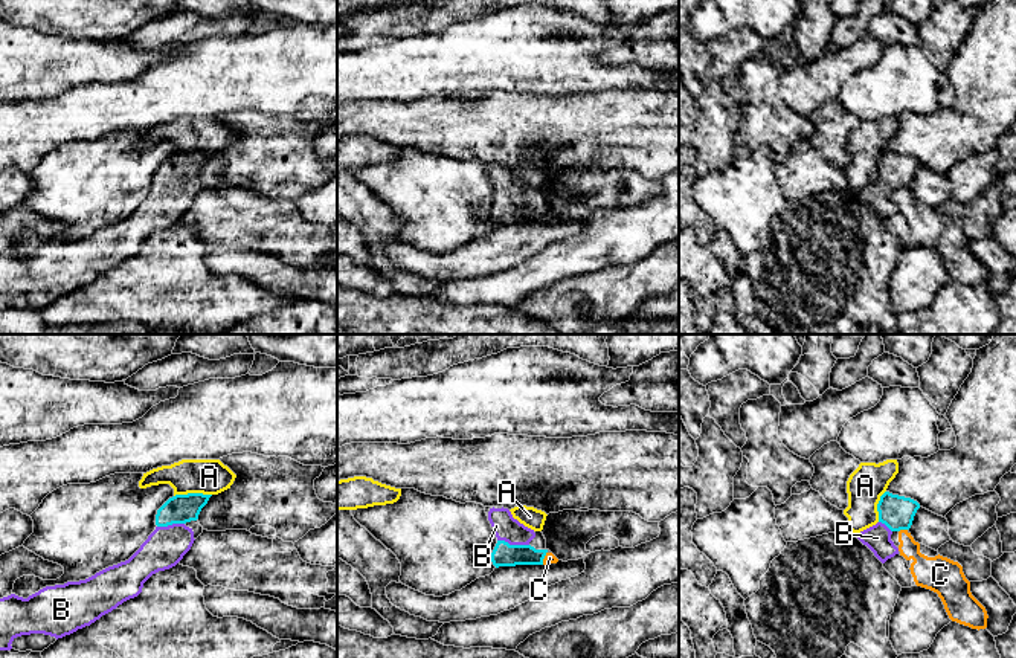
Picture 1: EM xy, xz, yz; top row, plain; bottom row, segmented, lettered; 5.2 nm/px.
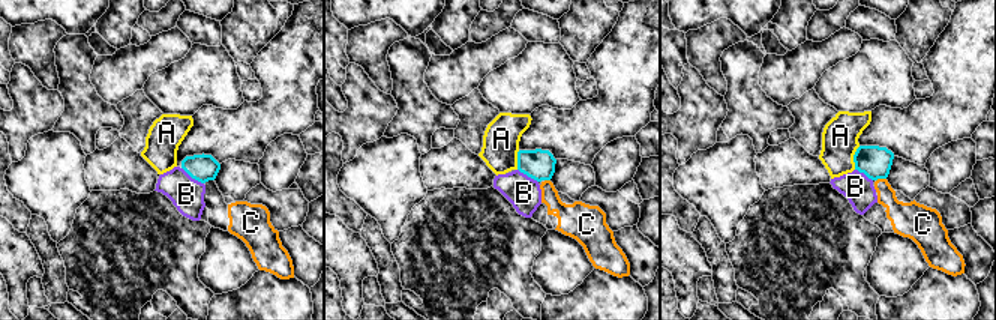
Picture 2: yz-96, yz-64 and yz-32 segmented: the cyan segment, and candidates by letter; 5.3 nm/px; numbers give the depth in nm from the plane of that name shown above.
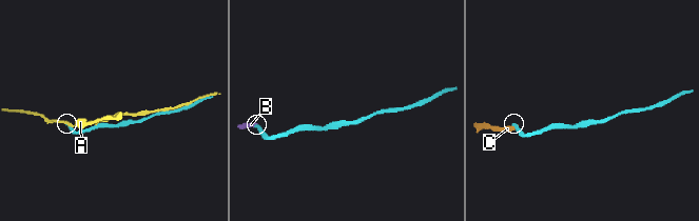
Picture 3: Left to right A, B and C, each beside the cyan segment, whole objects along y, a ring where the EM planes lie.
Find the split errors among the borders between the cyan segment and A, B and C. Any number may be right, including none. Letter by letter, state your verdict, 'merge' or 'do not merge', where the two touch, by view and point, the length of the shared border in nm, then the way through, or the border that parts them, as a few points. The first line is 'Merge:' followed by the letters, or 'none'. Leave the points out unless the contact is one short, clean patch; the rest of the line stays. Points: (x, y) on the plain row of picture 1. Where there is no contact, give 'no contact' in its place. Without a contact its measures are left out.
Merge: B
A: do not merge; meets cyan in xy at (192, 151); contact 200 nm long
B: merge; meets cyan in xz at (513, 203); contact 170 nm long; runs through xz (504, 212), (513, 203), (513, 194), (505, 185)
C: do not merge; meets cyan in yz at (902, 187); contact 50 nm long; border along yz (906, 187), (899, 190)

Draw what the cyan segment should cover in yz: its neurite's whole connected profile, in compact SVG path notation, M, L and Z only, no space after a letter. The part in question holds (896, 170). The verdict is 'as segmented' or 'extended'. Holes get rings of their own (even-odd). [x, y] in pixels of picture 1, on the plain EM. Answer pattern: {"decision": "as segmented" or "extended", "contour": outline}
{"decision": "extended", "contour": "M885 150L877 162L879 180L857 191L856 195L885 221L899 212L891 192L894 189L909 188L918 166L920 162L917 159Z"}

